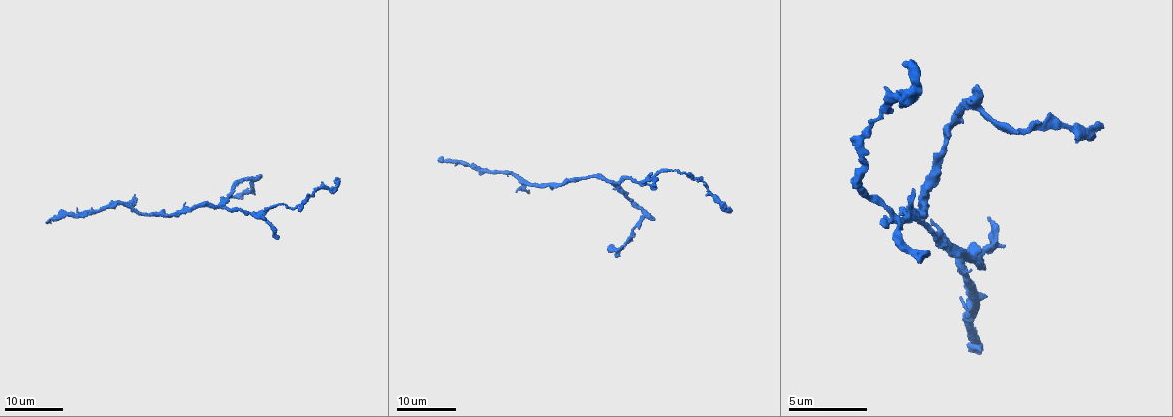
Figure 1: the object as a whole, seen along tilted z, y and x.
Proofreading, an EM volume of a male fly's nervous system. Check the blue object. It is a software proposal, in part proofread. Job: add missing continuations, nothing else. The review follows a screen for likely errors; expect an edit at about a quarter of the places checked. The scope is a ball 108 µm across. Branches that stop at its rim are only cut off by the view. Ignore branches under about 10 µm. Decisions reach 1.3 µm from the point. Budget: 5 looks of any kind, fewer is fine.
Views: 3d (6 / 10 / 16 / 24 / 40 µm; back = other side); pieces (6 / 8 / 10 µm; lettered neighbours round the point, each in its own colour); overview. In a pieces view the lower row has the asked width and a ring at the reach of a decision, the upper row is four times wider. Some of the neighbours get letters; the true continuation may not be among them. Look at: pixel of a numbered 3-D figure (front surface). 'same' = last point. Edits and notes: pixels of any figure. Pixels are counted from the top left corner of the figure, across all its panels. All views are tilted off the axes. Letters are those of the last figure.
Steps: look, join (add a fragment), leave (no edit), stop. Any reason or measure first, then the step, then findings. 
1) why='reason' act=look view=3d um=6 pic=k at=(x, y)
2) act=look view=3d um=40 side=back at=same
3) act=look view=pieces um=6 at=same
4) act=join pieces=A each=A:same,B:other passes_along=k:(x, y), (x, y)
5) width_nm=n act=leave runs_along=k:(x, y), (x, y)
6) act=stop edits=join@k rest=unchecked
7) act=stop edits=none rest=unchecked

why='an open end' act=look view=3d um=16 pic=1 at=(278, 239)

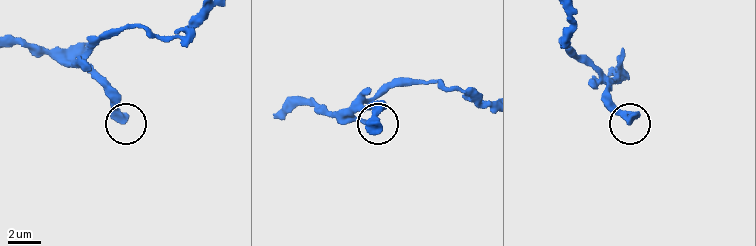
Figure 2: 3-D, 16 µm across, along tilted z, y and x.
why='what lies round it' act=look view=pieces um=10 pic=2 at=(631, 123)

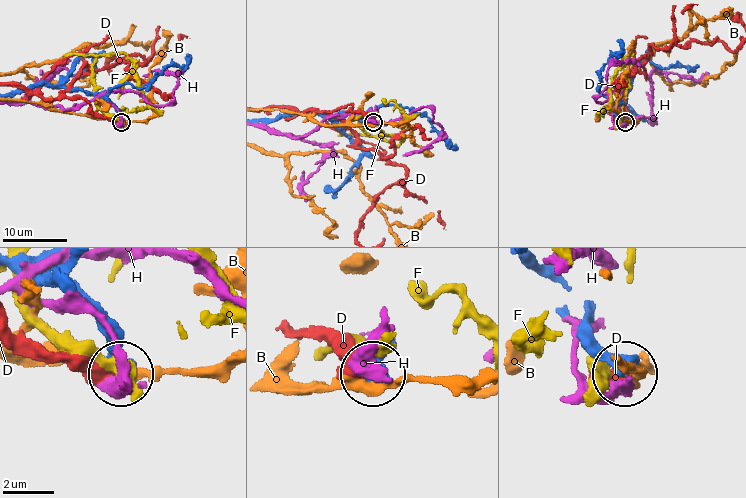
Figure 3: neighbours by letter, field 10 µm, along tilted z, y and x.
act=leave each=B:other,D:other,F:other,H:other found='none of them fits'

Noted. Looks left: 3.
why='an open end' act=look view=3d um=16 pic=1 at=(978, 89)

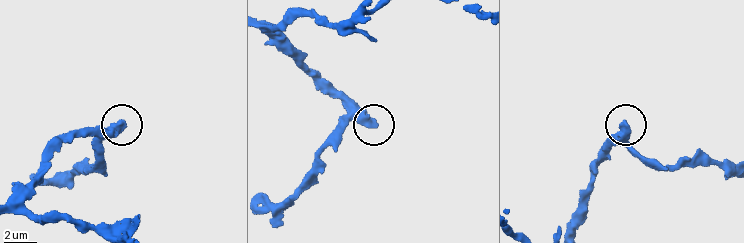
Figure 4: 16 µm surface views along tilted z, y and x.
why='what lies round it' act=look view=pieces um=6 pic=4 at=(124, 125)

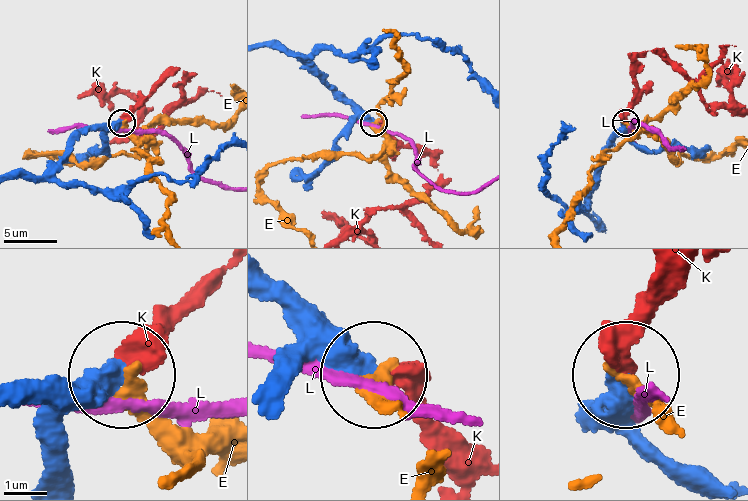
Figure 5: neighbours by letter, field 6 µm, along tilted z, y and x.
act=join pieces=K each=E:other,K:same,L:other passes_along=5:(606, 146), (649, 51), (707, 109), (729, 96) found='it goes on there'

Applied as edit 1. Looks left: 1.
act=stop edits=join@5 rest=unchecked

